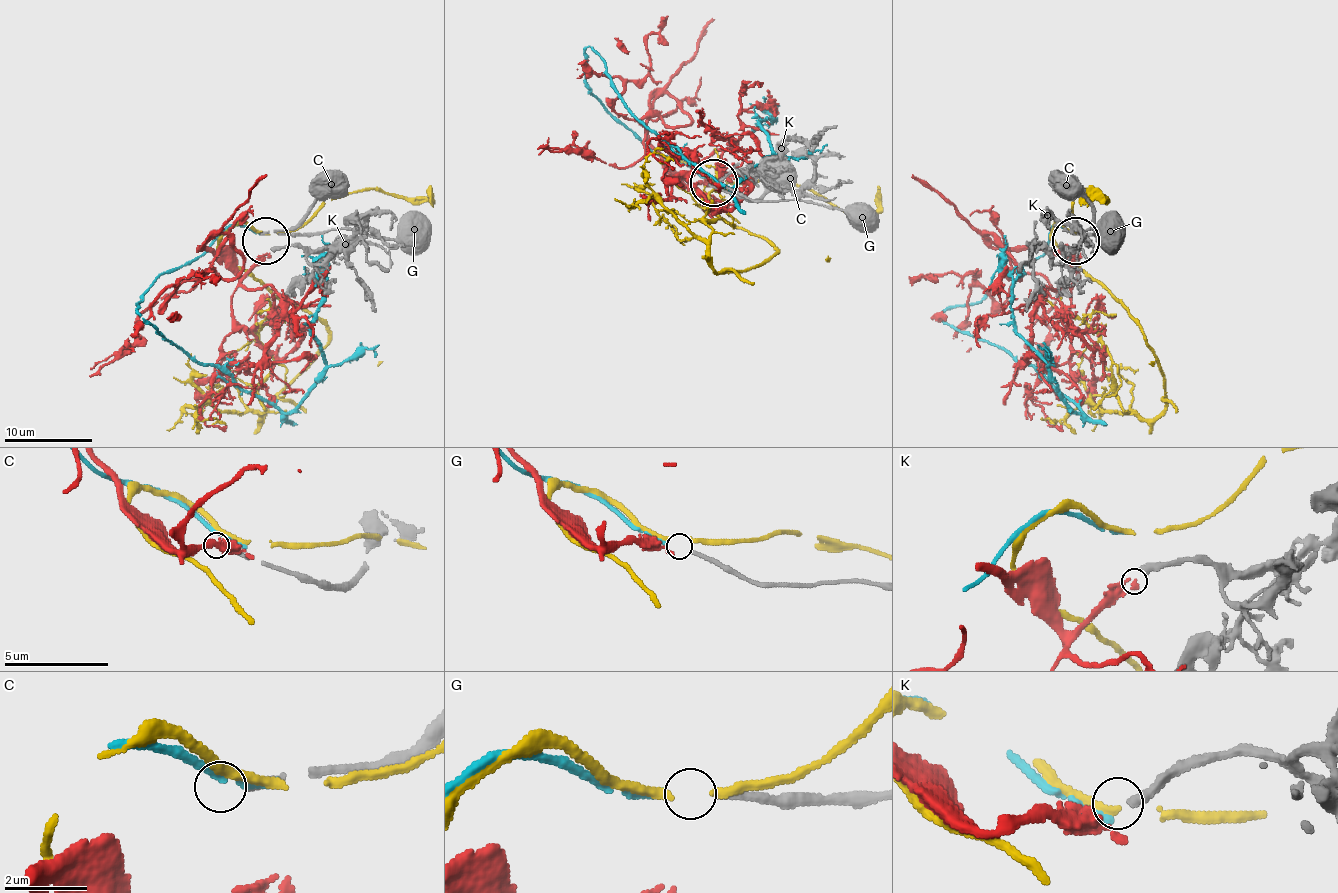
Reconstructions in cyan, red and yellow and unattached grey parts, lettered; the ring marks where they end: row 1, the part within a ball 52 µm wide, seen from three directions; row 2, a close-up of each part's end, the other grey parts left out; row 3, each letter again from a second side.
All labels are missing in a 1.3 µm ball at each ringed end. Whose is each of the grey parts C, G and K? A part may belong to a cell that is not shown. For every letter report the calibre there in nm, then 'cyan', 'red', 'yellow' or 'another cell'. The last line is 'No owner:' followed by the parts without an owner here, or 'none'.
C: 190 nm | another cell
G: 180 nm | cyan
K: 280 nm | red
No owner: C

